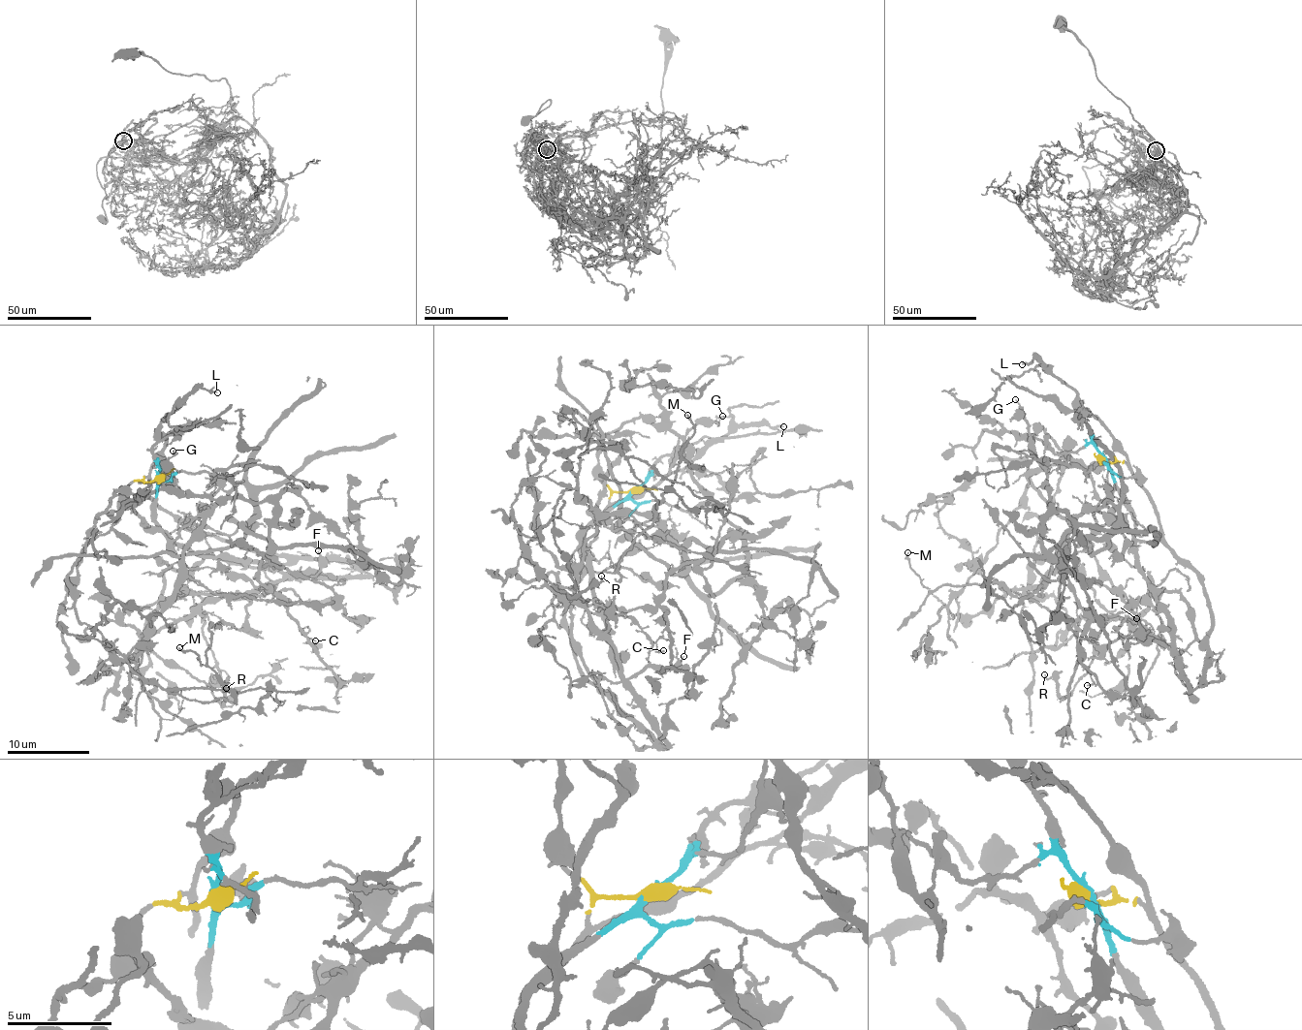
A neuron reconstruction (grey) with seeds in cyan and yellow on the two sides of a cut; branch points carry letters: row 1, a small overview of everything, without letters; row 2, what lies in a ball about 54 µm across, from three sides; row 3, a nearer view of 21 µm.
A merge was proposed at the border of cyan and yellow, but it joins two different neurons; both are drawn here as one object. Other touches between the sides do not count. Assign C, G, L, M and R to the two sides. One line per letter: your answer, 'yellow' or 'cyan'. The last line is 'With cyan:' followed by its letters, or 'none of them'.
C: yellow
G: yellow
L: cyan
M: cyan
R: cyan
With cyan: L, M, R

